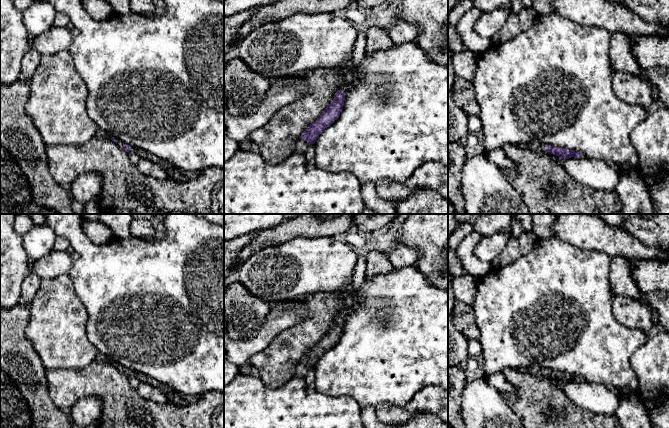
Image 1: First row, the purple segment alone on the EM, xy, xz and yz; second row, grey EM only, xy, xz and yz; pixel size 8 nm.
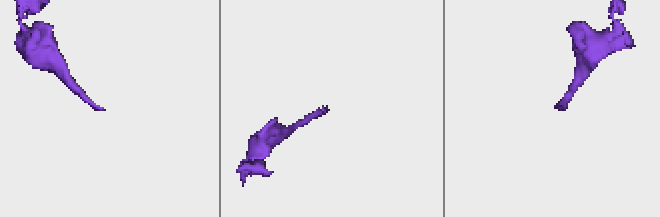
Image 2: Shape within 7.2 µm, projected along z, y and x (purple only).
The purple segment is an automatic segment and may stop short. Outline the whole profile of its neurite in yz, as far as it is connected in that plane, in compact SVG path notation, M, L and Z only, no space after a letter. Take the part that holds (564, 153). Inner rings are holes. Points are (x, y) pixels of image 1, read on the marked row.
M540 144L538 145L538 148L544 152L549 152L562 159L569 159L571 157L581 158L581 153L563 147L554 147L547 144Z

